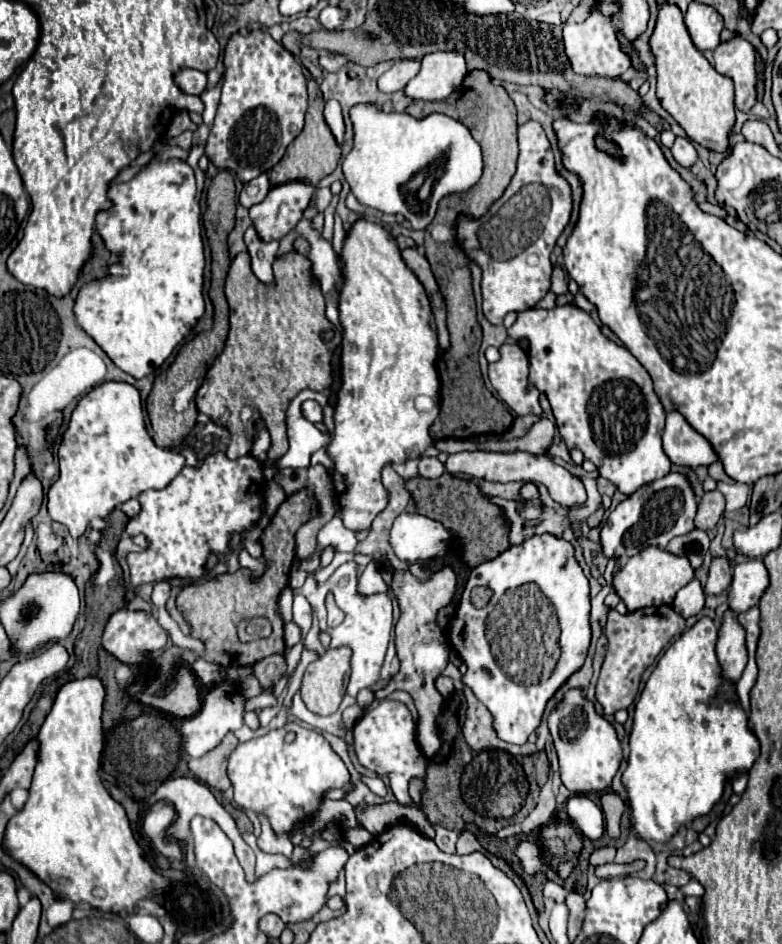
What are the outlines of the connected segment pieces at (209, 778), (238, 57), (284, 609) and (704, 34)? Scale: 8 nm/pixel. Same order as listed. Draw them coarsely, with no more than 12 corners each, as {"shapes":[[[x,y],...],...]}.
{"shapes":[[[228,733],[218,747],[188,761],[192,775],[212,789],[230,789],[228,755],[238,745]],[[270,33],[232,35],[206,157],[242,183],[300,135],[306,77]],[[285,588],[279,597],[279,613],[284,623],[292,621],[294,593]],[[692,1],[684,23],[698,51],[720,45],[722,17]]]}

